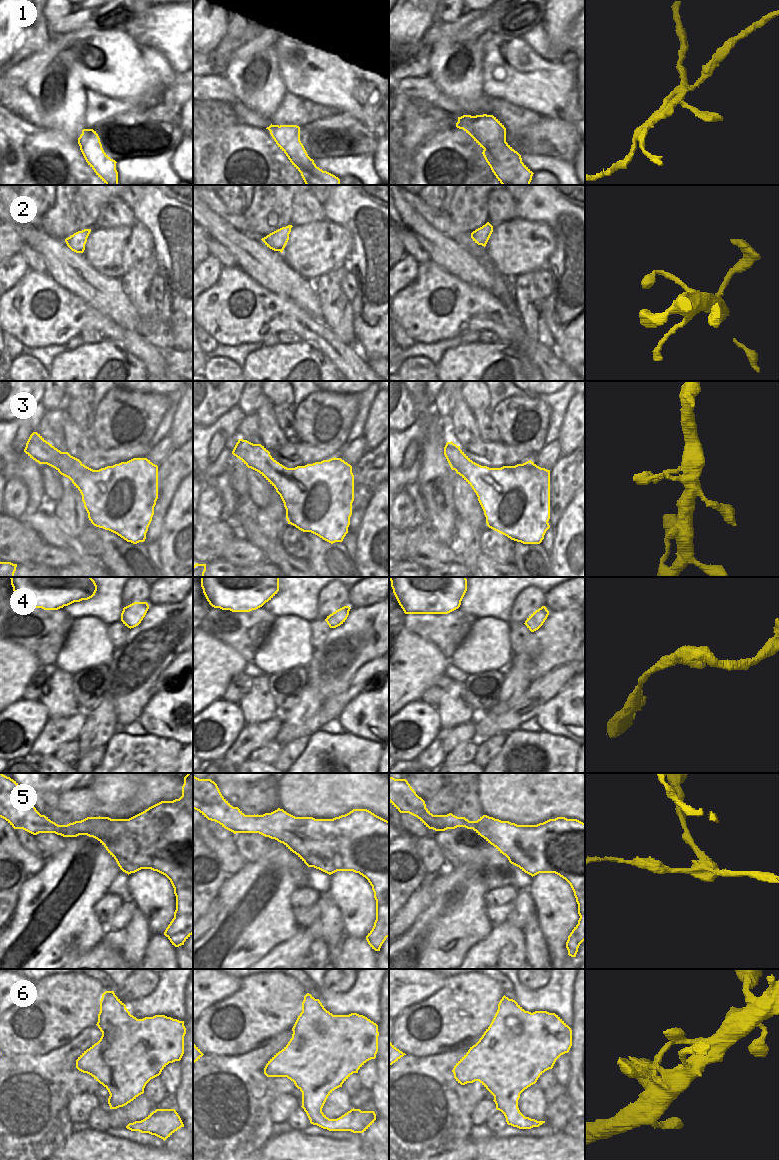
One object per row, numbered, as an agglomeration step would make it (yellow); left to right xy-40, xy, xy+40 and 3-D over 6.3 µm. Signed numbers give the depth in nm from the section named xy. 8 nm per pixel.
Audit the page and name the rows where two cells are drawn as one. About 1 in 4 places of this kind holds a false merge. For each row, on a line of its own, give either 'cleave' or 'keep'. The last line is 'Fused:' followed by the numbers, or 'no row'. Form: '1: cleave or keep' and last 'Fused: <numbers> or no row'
1: cleave
2: keep
3: keep
4: keep
5: keep
6: keep
Fused: 1

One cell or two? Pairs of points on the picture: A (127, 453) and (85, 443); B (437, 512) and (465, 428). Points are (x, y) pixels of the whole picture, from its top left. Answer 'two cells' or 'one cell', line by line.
A: two cells
B: two cells

